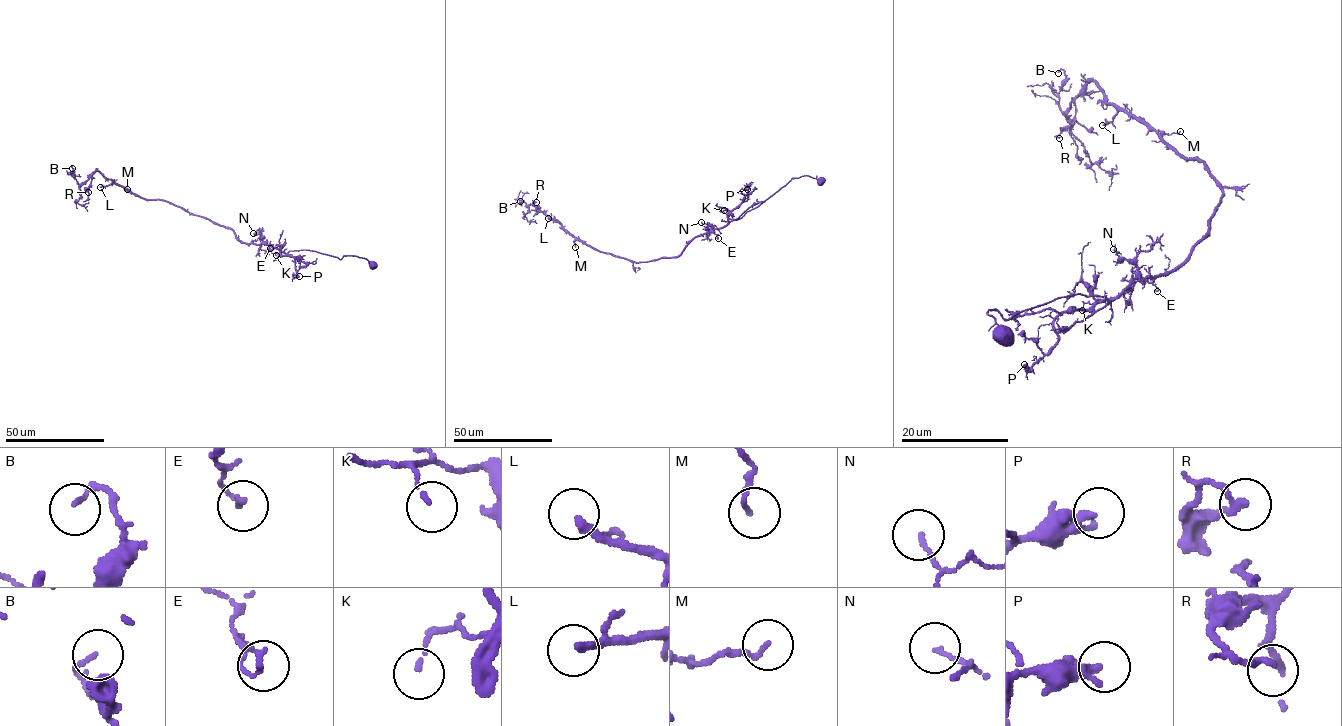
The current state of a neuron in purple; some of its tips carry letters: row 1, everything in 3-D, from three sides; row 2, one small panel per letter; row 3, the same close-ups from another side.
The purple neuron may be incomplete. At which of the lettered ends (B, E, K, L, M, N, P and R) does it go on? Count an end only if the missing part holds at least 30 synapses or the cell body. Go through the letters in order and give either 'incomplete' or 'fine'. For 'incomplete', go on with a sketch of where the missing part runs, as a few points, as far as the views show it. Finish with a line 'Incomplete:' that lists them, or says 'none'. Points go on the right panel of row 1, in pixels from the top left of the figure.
B: fine
E: fine
K: fine
L: incomplete; course (1102, 125), (1097, 138), (1109, 135), (1097, 137), (1094, 146)
M: fine
N: fine
P: fine
R: fine
Incomplete: L

